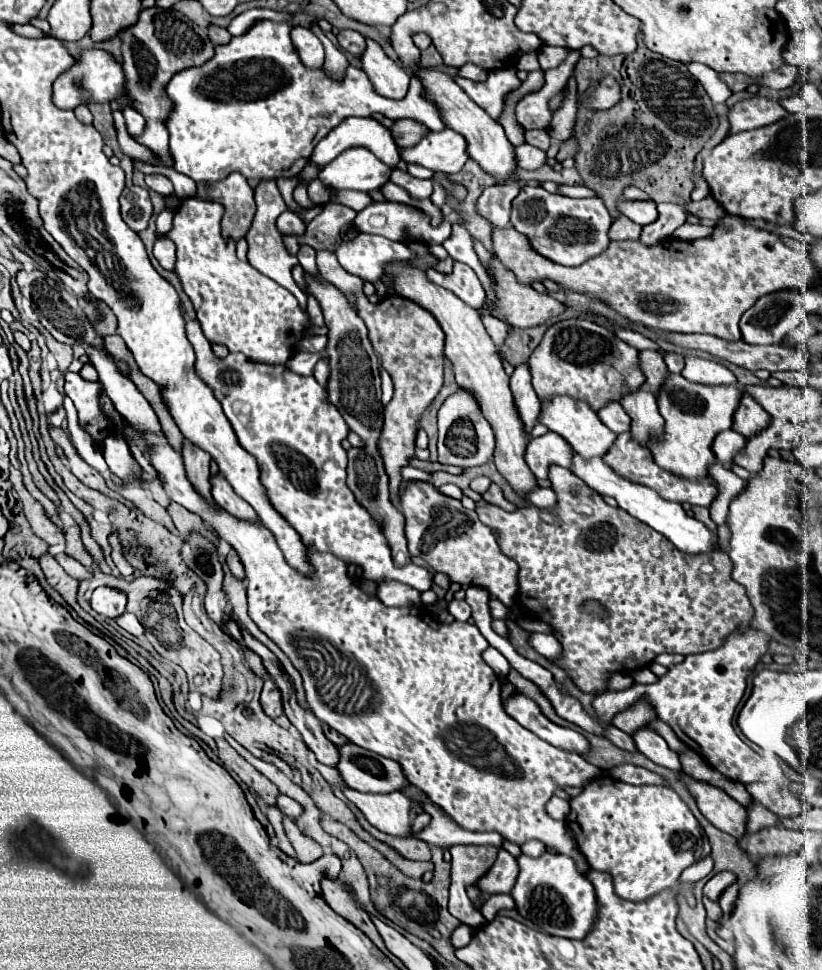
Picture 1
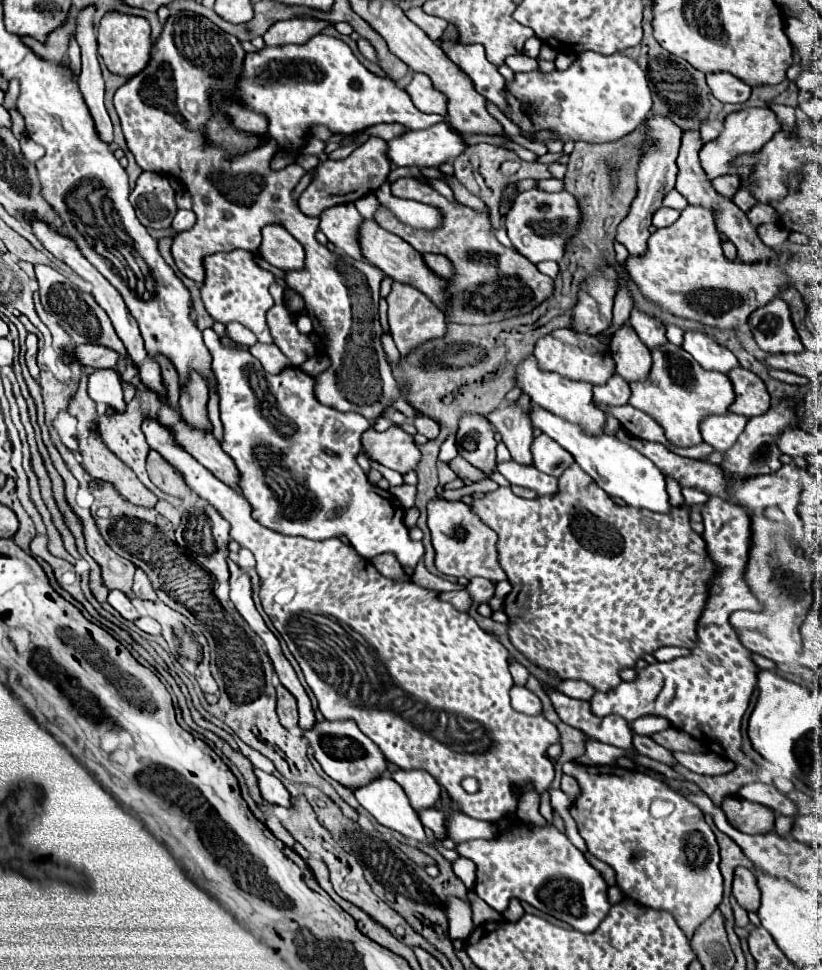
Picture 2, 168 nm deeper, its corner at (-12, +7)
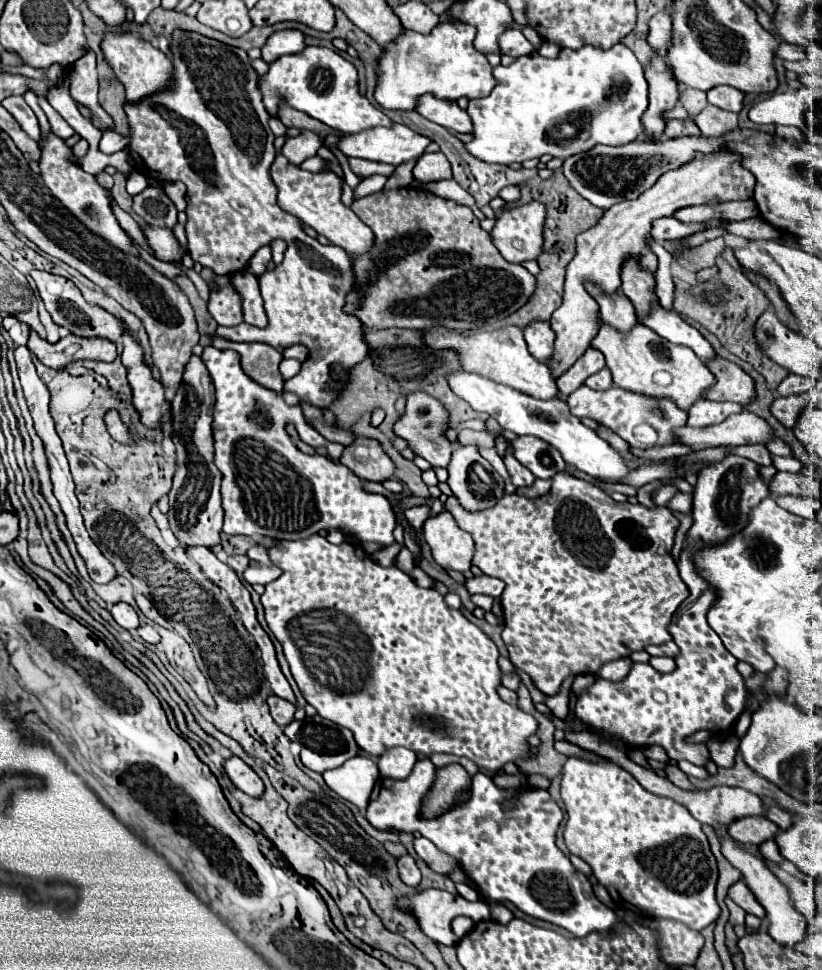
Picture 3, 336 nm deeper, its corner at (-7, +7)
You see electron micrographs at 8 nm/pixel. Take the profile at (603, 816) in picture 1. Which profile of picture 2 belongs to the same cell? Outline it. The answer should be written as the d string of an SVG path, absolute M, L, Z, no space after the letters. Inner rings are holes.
M565 762L565 774L573 774L581 786L581 794L571 806L579 834L587 842L587 850L615 870L617 886L623 894L643 906L669 910L679 926L691 938L695 928L719 906L723 896L723 878L719 872L719 844L705 822L703 812L671 790L661 780L621 766L579 766Z

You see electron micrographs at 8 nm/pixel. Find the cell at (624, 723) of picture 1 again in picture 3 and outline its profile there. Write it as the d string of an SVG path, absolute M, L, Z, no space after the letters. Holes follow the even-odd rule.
M648 746L646 750L642 750L644 754L646 754L646 758L648 760L652 760L652 762L660 762L660 764L664 764L664 762L670 762L670 758L668 758L668 754L662 750L662 748L658 748L658 746Z

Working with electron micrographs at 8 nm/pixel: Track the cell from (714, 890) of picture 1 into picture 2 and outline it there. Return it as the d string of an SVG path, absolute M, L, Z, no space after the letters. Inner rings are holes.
M743 866L735 870L733 876L733 896L745 910L757 910L759 908L759 888L755 884L755 874Z

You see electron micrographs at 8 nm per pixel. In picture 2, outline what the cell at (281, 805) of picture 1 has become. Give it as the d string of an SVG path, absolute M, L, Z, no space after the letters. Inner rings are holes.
M255 768L255 774L257 774L257 780L259 780L261 794L263 794L263 798L267 802L291 808L291 794L289 794L289 790L283 786L283 782L279 778L275 778L271 774L265 774L263 770L257 770L257 768Z

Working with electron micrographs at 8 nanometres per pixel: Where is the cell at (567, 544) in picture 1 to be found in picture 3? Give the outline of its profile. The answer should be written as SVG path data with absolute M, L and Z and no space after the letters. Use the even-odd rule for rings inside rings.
M560 472L552 478L550 492L540 496L538 500L530 500L530 498L524 498L518 494L504 494L504 498L498 502L498 506L494 506L490 510L482 510L478 514L466 514L466 510L462 510L462 506L458 506L458 500L454 496L450 496L446 502L446 510L454 516L458 526L462 530L470 532L474 538L476 550L474 550L472 564L478 566L484 574L496 576L506 584L506 588L500 596L502 608L504 608L504 620L506 620L506 626L502 630L502 638L504 638L504 644L510 652L512 664L518 666L520 670L524 670L532 678L532 682L536 684L536 688L540 692L554 696L560 692L564 678L570 674L594 674L596 676L600 666L610 662L610 660L626 658L634 650L644 650L650 644L664 644L664 642L672 640L672 636L668 632L668 624L670 624L676 608L682 604L682 600L688 598L688 588L682 582L682 578L678 576L676 562L670 556L670 548L674 542L674 532L678 528L678 520L674 518L674 514L666 506L658 506L654 510L648 510L642 504L630 504L630 502L620 504L620 502L614 502L598 484L578 480L566 472Z

